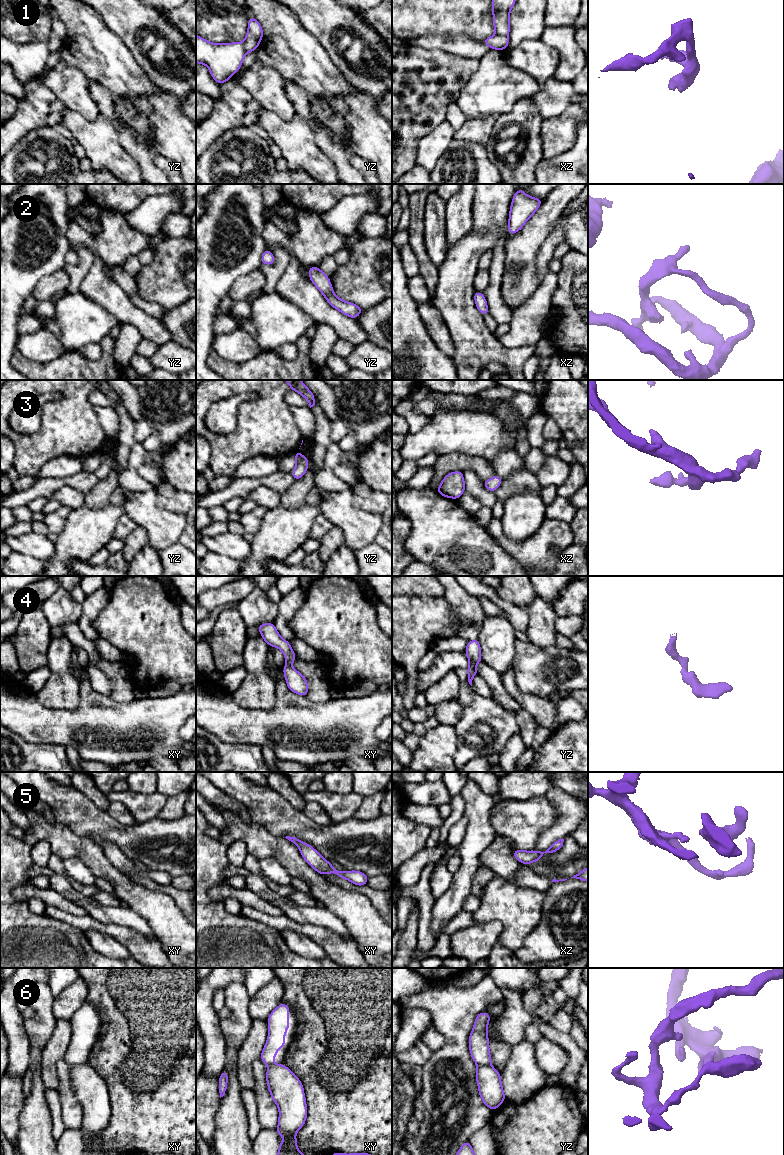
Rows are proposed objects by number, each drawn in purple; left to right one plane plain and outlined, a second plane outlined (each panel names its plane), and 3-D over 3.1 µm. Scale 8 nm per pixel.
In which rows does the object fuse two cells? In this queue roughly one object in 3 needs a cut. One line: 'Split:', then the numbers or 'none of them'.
Split: 1, 6

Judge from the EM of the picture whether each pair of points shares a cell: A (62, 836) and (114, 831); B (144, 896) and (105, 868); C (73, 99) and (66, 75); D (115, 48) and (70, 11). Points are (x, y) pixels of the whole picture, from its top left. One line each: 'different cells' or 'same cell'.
A: different cells
B: same cell
C: same cell
D: same cell

